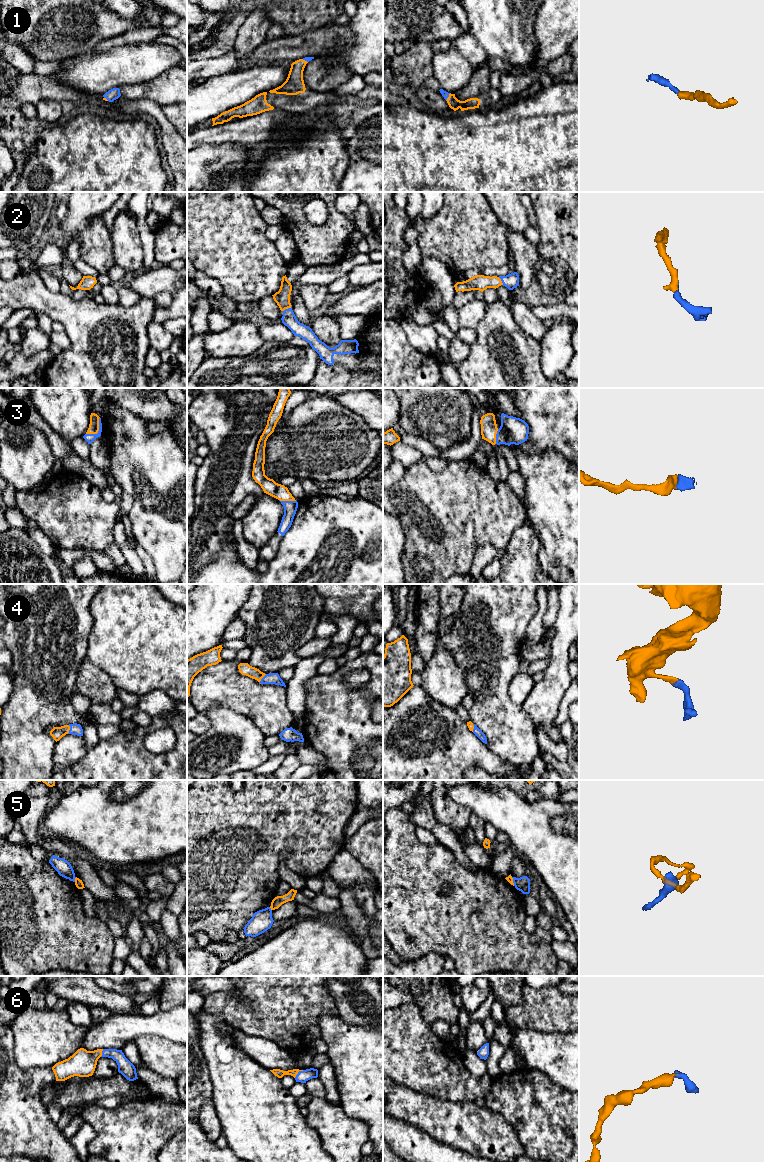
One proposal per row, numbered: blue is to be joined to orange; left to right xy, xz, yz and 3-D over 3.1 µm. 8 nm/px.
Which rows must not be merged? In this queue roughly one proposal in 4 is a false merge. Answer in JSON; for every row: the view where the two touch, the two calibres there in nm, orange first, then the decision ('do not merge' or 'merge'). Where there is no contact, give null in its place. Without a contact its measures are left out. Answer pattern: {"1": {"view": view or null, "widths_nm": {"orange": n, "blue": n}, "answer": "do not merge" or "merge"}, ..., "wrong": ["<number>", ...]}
{"1": {"view": "yz", "widths_nm": {"orange": 90, "blue": 50}, "answer": "merge"}, "2": {"view": "xz", "widths_nm": {"orange": 120, "blue": 120}, "answer": "merge"}, "3": {"view": "xy", "widths_nm": {"orange": 80, "blue": 70}, "answer": "merge"}, "4": {"view": "xy", "widths_nm": {"orange": 100, "blue": 100}, "answer": "merge"}, "5": {"view": "xy", "widths_nm": {"orange": 70, "blue": 120}, "answer": "do not merge"}, "6": {"view": "xz", "widths_nm": {"orange": 70, "blue": 90}, "answer": "merge"}, "wrong": ["5"]}

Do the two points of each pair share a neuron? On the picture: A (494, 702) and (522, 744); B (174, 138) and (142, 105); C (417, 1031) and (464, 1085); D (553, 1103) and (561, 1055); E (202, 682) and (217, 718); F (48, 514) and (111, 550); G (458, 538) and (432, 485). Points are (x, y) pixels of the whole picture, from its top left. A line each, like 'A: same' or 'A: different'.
A: same
B: same
C: same
D: different
E: different
F: different
G: same

